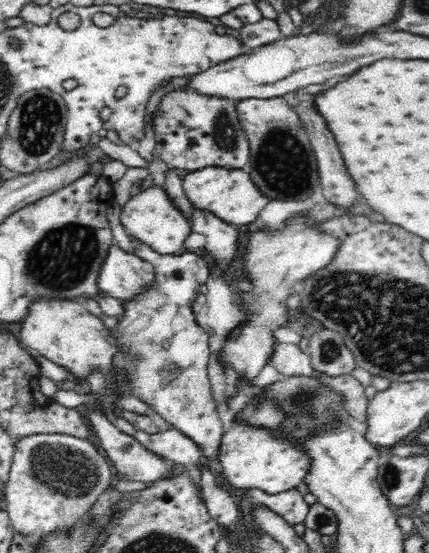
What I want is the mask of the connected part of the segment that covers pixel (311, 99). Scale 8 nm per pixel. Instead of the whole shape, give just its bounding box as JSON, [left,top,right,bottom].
[296,94,356,208]

